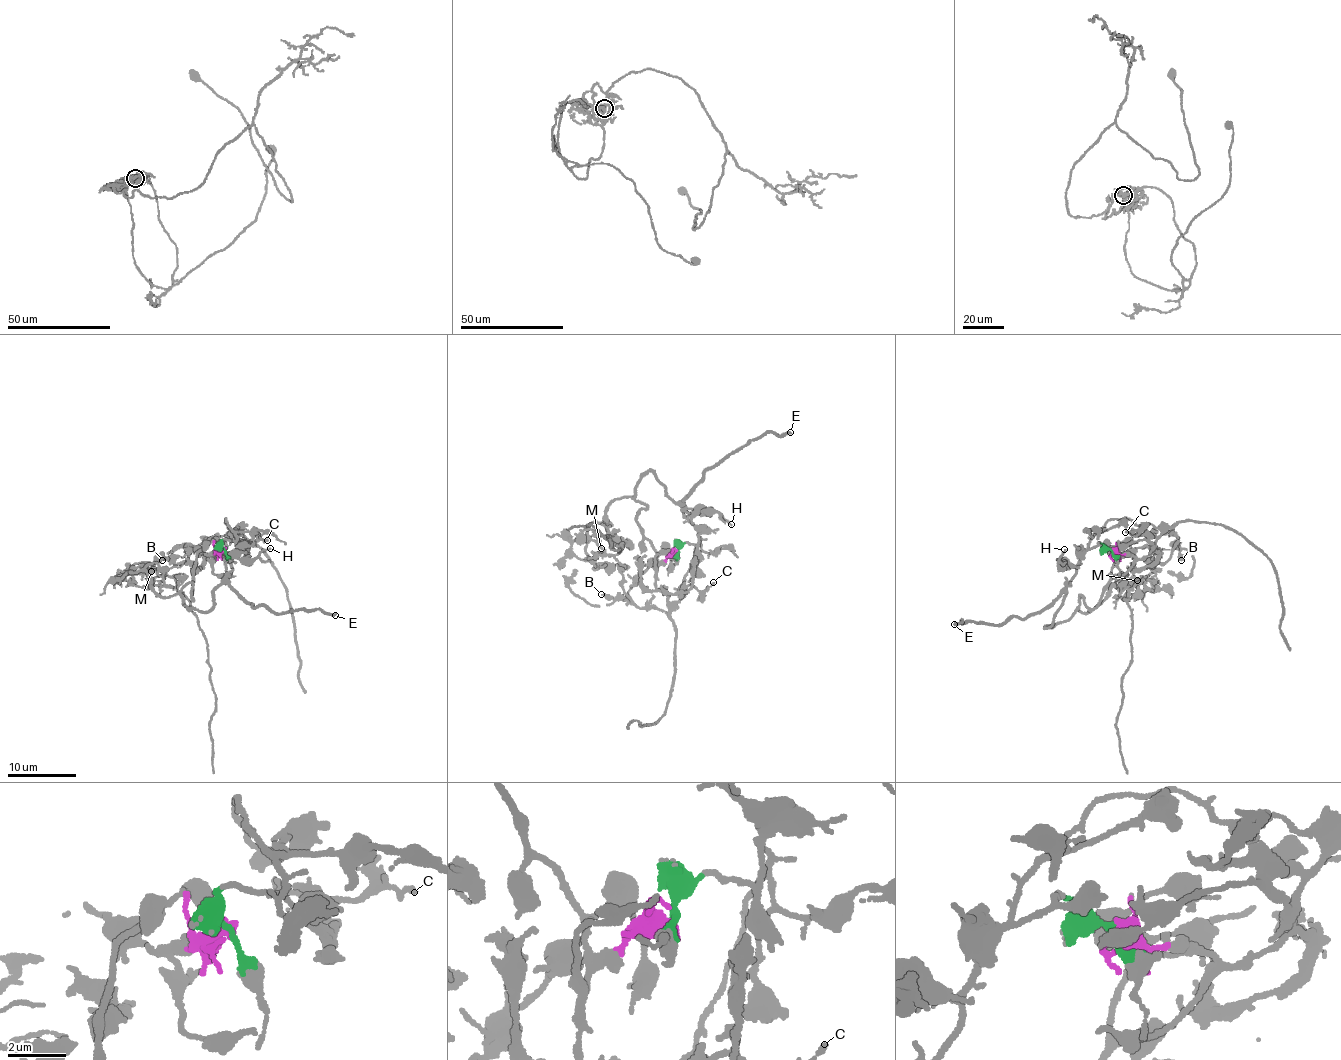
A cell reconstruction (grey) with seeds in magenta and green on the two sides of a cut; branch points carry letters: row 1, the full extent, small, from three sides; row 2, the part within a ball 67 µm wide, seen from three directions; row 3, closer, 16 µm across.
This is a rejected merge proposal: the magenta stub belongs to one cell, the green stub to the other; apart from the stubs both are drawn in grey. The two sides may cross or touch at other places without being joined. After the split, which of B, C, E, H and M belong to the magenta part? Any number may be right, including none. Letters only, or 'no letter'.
B, C

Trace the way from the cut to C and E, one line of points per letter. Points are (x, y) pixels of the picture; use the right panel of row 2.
C: (1114, 548), (1124, 555), (1151, 555), (1155, 547), (1143, 534), (1125, 532)
E: (1114, 548), (1094, 545), (1081, 558), (1070, 585), (1052, 603), (1023, 618), (996, 625), (954, 624)

